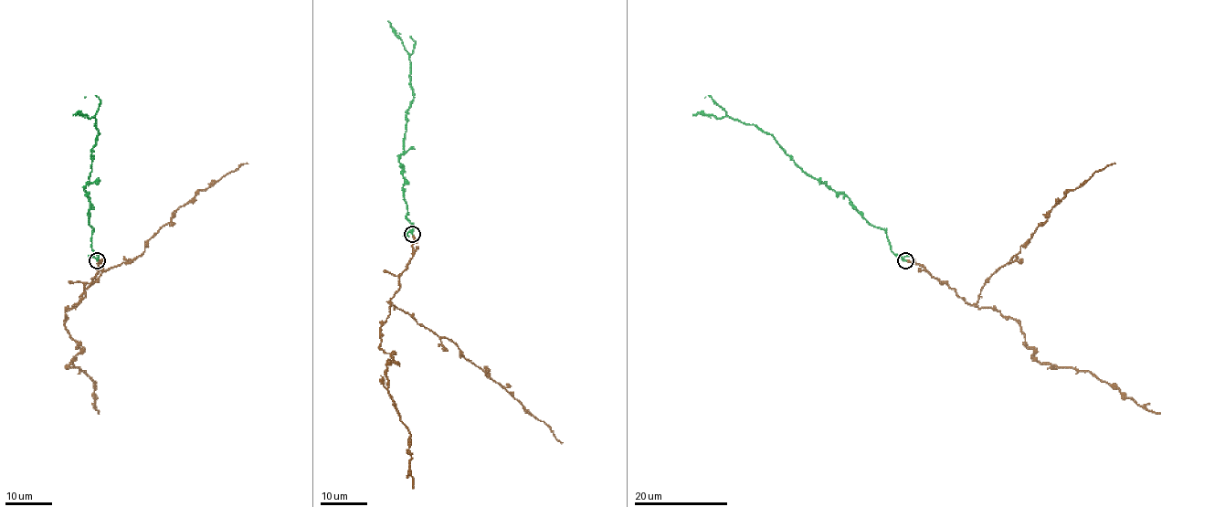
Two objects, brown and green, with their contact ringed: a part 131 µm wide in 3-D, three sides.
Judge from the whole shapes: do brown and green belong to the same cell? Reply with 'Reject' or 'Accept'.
Accept

